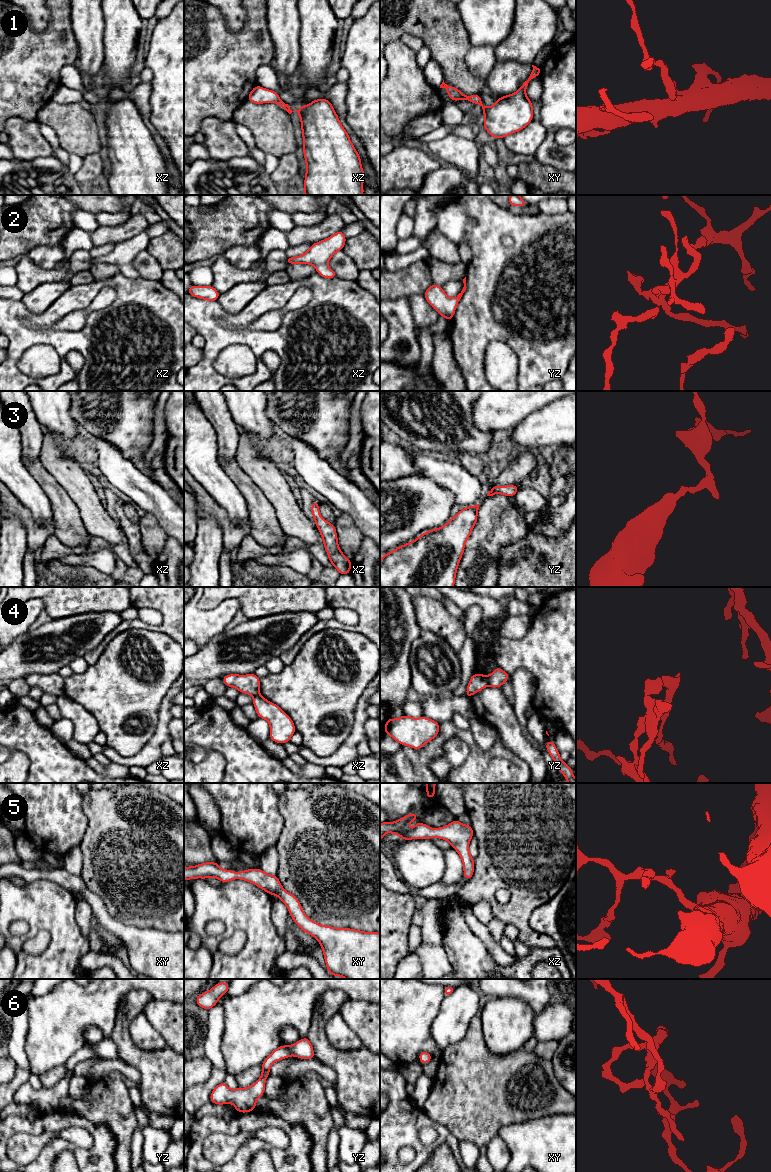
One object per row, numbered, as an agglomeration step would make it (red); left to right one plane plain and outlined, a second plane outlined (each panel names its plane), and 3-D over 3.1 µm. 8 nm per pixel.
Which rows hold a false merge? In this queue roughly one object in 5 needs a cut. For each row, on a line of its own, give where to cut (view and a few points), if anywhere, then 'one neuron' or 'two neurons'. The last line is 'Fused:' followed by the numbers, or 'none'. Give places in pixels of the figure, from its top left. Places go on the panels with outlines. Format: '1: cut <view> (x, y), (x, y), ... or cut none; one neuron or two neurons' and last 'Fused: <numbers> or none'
1: cut none; one neuron
2: cut none; one neuron
3: cut none; one neuron
4: cut yz (486, 677), (489, 684); two neurons
5: cut none; one neuron
6: cut none; one neuron
Fused: 4

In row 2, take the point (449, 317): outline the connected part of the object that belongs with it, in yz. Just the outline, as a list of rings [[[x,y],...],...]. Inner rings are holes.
[[[466,277],[463,279],[464,287],[462,291],[453,299],[446,295],[442,286],[432,284],[425,292],[424,297],[426,301],[433,307],[441,317],[451,321],[454,316],[454,312],[457,308],[463,293],[466,290]]]

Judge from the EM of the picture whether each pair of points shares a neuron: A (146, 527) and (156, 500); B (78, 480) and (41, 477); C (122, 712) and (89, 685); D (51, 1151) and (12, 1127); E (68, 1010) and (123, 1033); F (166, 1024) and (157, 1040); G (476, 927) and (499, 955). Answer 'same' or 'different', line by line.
A: different
B: different
C: same
D: same
E: different
F: different
G: same

